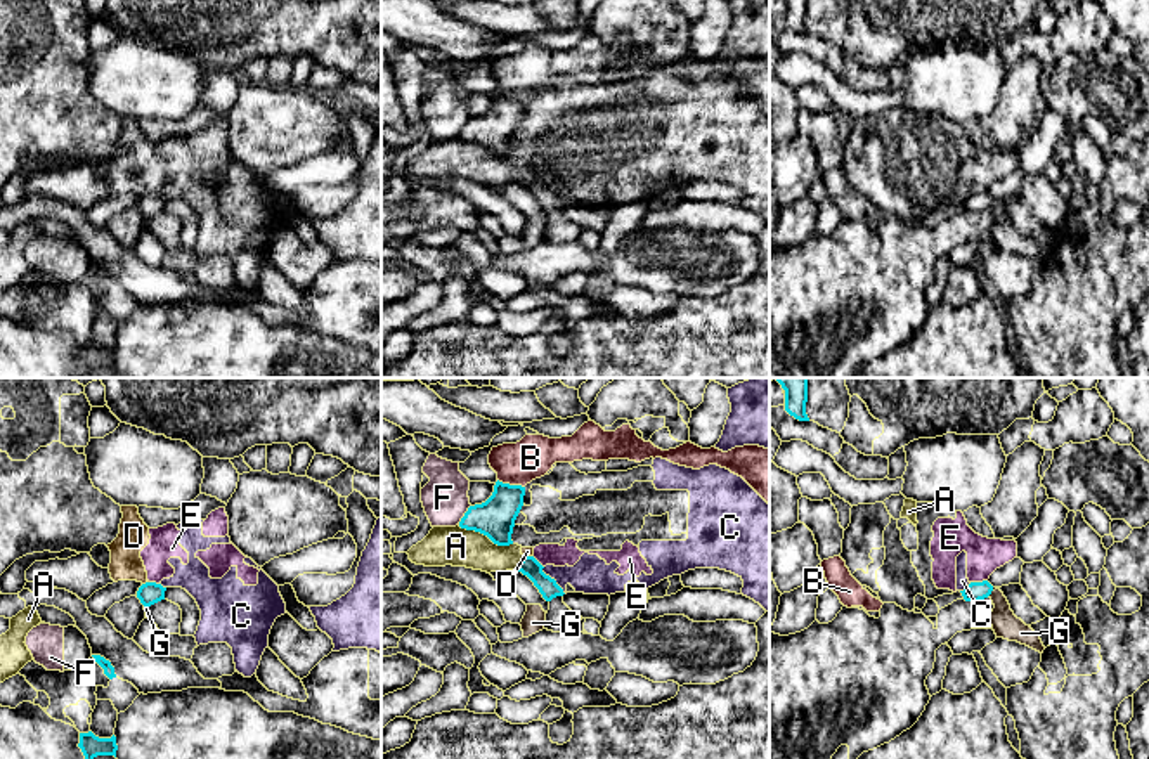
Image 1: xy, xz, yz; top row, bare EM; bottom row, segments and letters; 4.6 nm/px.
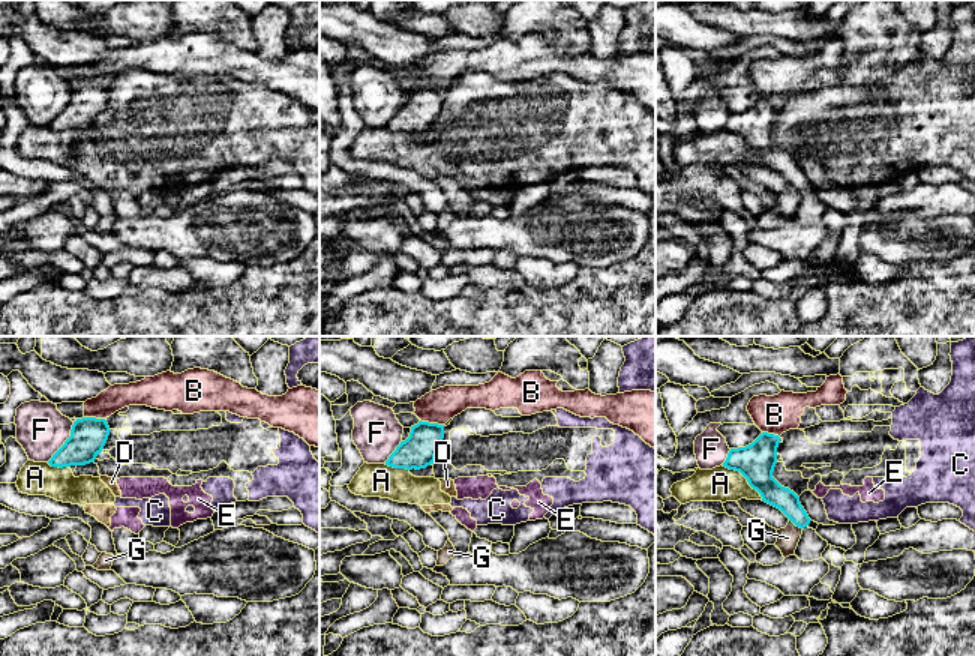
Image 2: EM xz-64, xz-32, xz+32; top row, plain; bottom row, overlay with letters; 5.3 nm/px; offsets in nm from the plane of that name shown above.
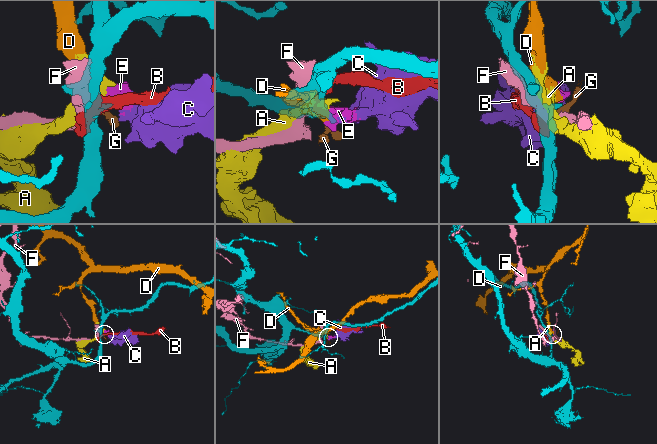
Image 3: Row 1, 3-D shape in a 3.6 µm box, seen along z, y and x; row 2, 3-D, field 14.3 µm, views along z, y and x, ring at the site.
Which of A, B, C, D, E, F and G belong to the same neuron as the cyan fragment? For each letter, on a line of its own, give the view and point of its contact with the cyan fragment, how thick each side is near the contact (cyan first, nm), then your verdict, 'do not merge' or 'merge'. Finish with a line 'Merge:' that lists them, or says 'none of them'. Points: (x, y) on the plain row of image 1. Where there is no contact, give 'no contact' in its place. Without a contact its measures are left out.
A: xz (486, 146) | 180/180 nm | do not merge
B: xz (512, 97) | 180/200 nm | do not merge
C: xz (553, 191) | 90/180 nm | do not merge
D: xy (146, 194) | 110/140 nm | do not merge
E: yz (978, 194) | 90/160 nm | do not merge
F: xz (465, 127) | 180/220 nm | do not merge
G: yz (990, 205) | 90/120 nm | do not merge
Merge: none of them

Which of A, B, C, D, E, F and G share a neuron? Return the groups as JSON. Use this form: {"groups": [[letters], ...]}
{"groups": [["A", "C", "D", "E"], ["B"], ["F"], ["G"]]}

